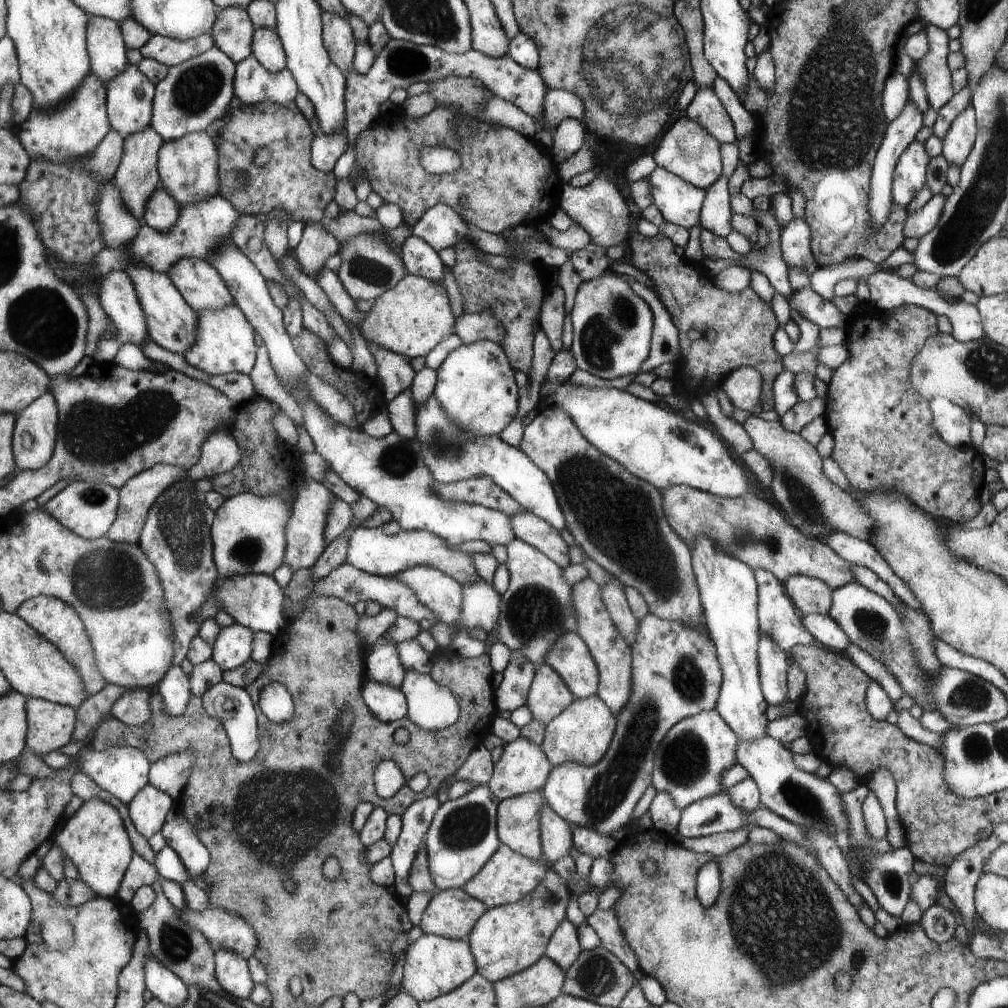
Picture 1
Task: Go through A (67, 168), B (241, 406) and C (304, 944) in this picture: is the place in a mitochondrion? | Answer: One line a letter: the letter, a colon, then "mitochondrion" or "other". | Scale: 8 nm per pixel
A: other
B: other
C: mitochondrion

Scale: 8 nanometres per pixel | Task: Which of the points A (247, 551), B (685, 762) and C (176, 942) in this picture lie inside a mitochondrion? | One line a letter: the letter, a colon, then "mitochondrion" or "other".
A: mitochondrion
B: mitochondrion
C: mitochondrion

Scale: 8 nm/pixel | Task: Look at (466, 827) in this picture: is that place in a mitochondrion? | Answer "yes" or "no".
yes

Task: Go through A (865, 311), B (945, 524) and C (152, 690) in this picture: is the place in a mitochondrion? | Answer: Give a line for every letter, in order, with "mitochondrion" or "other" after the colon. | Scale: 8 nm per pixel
A: other
B: other
C: other

